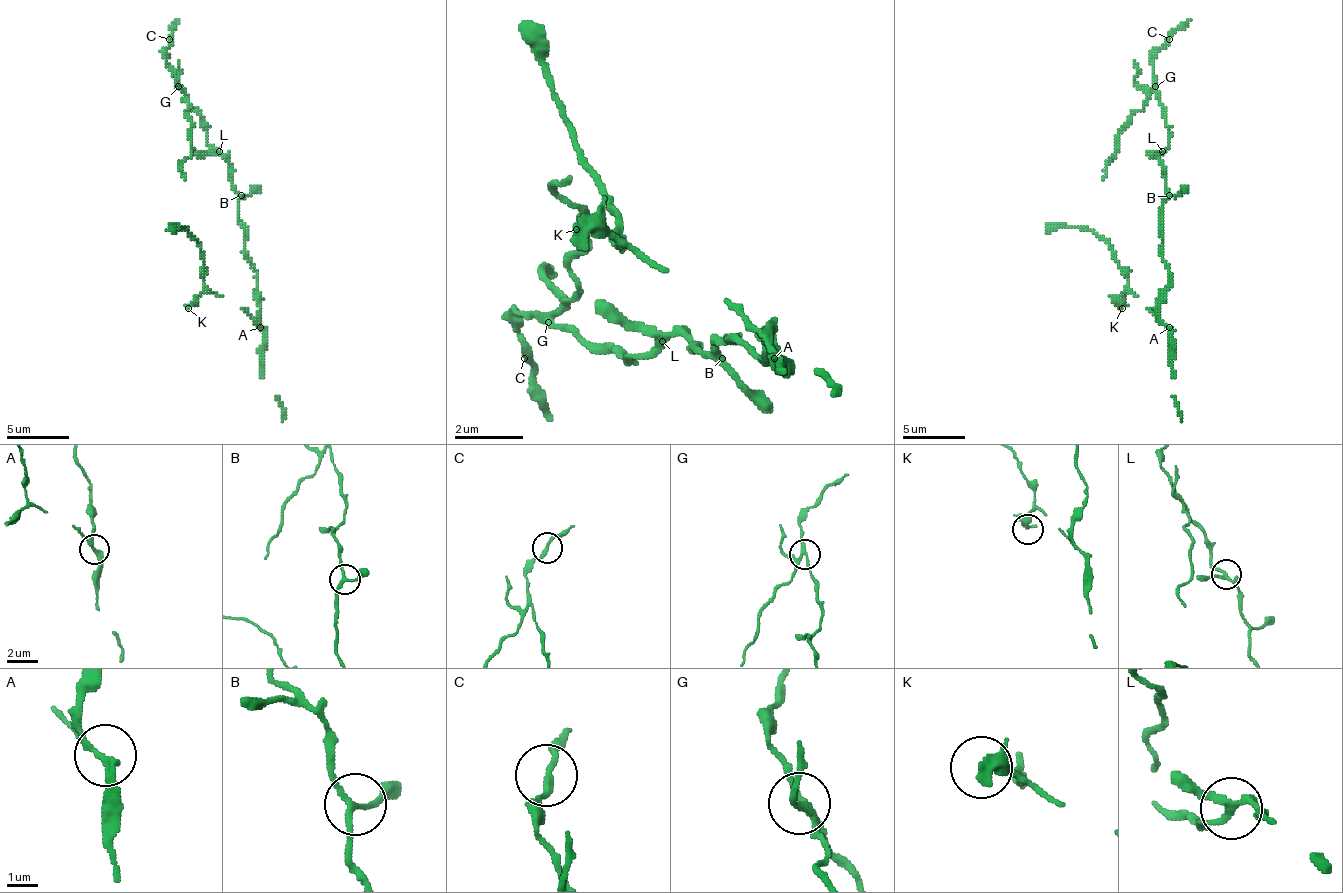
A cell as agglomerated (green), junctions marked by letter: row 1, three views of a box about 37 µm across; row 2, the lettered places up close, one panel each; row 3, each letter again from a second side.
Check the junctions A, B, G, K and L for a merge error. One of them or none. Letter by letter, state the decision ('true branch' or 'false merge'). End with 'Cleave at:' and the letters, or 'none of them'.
A: true branch
B: true branch
G: false merge
K: true branch
L: true branch
Cleave at: G

